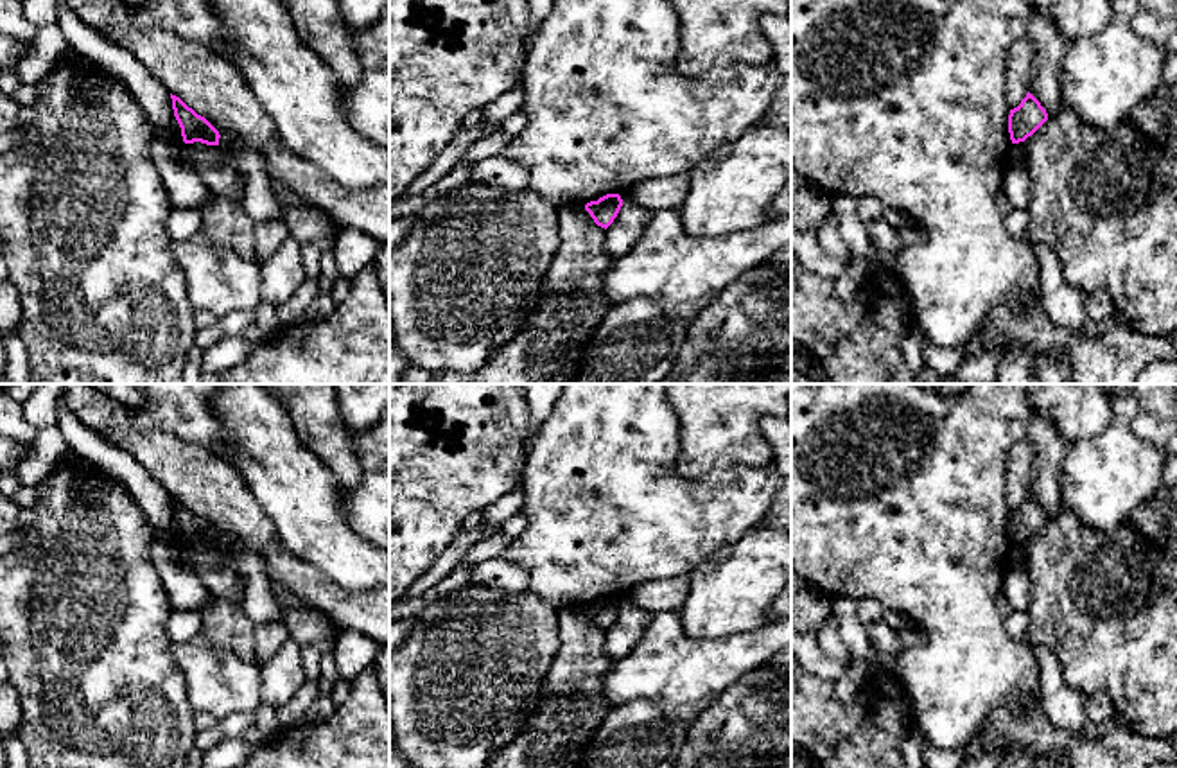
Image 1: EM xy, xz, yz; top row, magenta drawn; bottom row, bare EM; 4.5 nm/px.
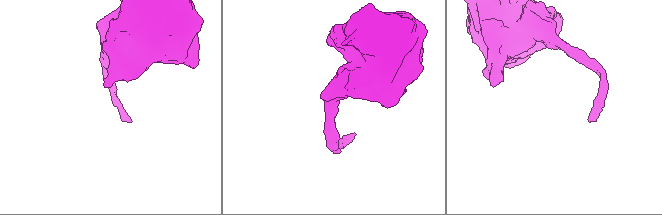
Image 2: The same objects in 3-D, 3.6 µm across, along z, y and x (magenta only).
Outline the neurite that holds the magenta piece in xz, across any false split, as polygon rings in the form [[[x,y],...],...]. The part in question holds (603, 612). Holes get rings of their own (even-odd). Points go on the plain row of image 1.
[[[606,596],[597,603],[587,605],[585,612],[590,615],[590,619],[597,628],[606,632],[617,619],[621,608],[623,608],[623,601],[619,596]]]

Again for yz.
[[[1030,493],[1017,510],[1010,511],[1008,535],[1012,542],[1012,563],[1026,563],[1028,553],[1023,544],[1032,538],[1046,522],[1046,511]]]

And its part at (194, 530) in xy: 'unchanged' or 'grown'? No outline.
grown

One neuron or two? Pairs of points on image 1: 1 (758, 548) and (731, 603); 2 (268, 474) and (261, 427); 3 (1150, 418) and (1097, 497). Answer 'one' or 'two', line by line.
1: one
2: one
3: two

